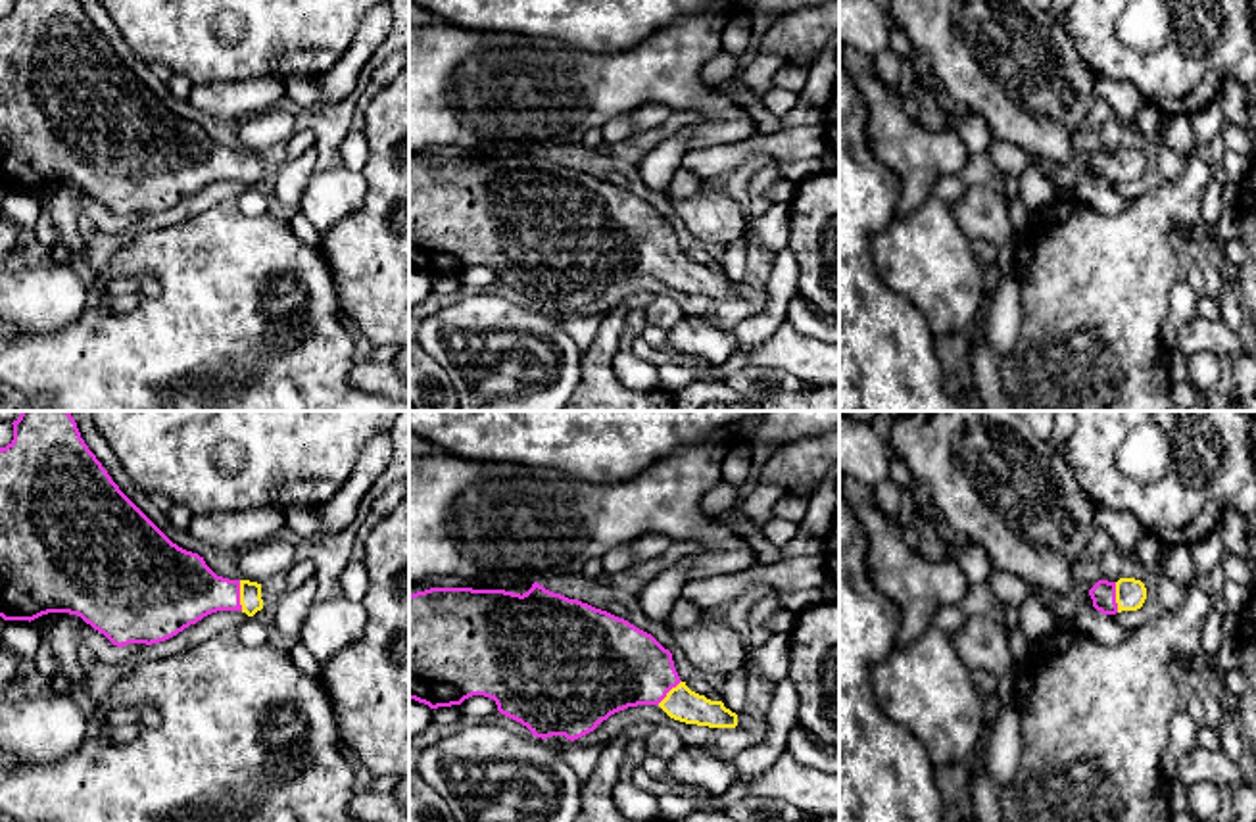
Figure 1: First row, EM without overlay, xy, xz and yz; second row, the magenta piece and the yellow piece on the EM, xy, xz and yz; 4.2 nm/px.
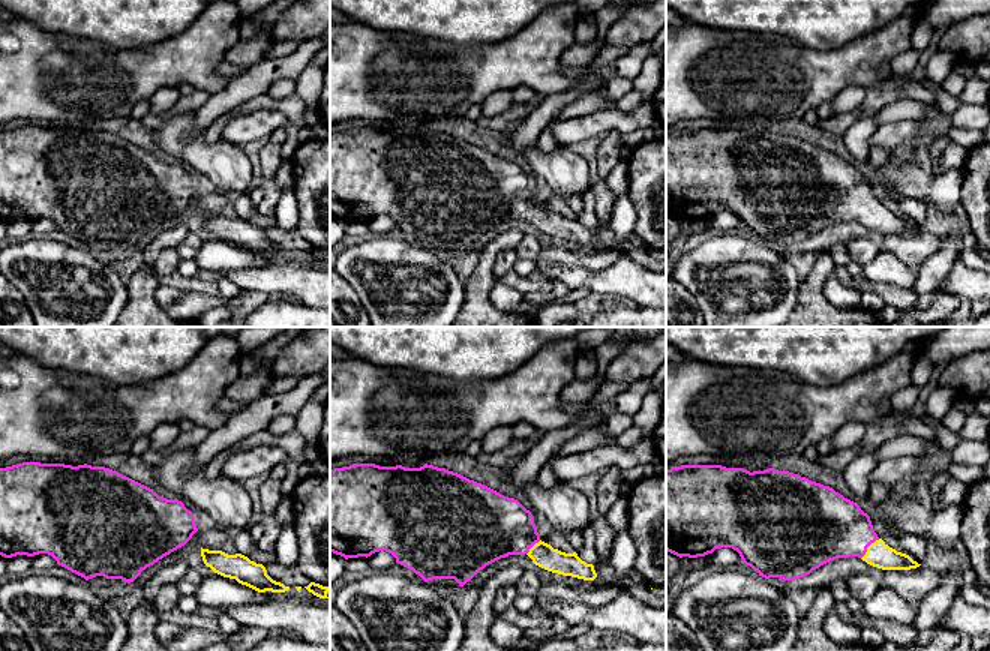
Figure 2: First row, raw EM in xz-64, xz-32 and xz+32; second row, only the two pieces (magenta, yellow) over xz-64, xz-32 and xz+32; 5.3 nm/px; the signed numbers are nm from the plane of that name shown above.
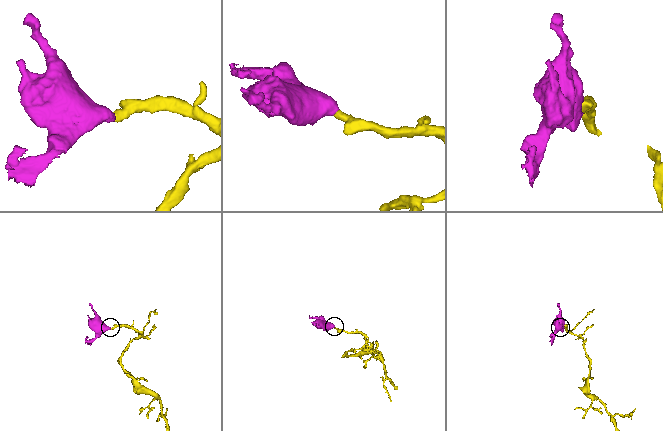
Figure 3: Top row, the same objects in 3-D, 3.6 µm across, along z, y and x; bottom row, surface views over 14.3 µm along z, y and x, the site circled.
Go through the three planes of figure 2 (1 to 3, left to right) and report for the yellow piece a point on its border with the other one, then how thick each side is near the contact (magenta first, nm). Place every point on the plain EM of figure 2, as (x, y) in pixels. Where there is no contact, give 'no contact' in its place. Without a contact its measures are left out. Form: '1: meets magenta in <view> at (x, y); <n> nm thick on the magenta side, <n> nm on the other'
1: no contact
2: meets magenta in xz-32 at (533, 209); 360 nm thick on the magenta side, 130 nm on the other
3: meets magenta in xz+32 at (867, 210); 360 nm thick on the magenta side, 140 nm on the other

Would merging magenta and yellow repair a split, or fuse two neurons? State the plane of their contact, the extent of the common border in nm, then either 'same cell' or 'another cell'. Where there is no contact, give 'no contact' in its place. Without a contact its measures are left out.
meets magenta in xy; contact 130 nm long; same cell

